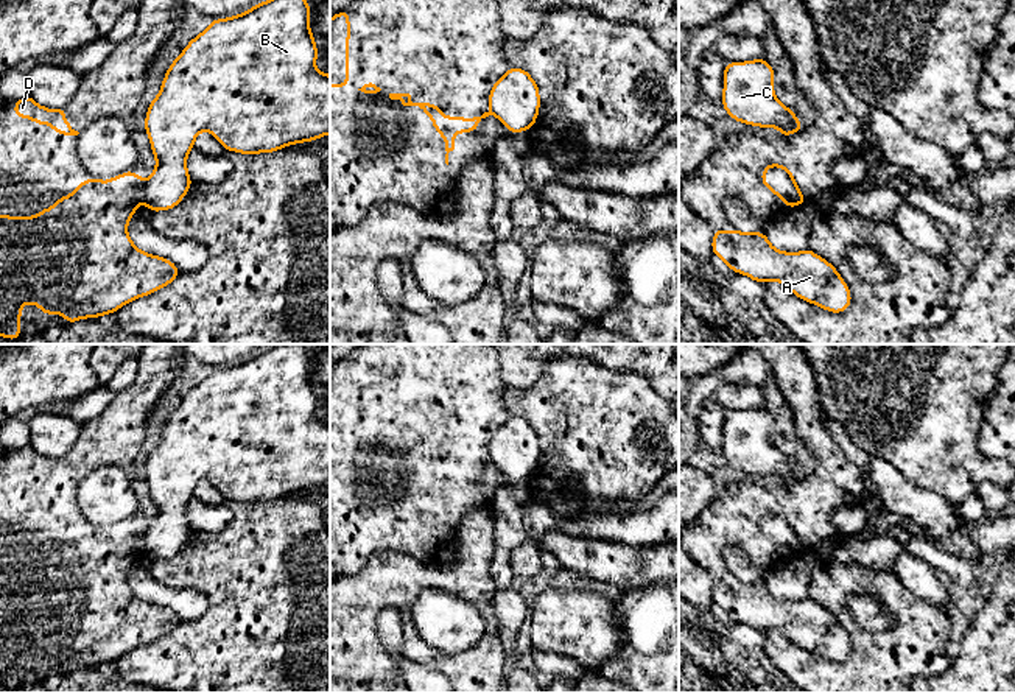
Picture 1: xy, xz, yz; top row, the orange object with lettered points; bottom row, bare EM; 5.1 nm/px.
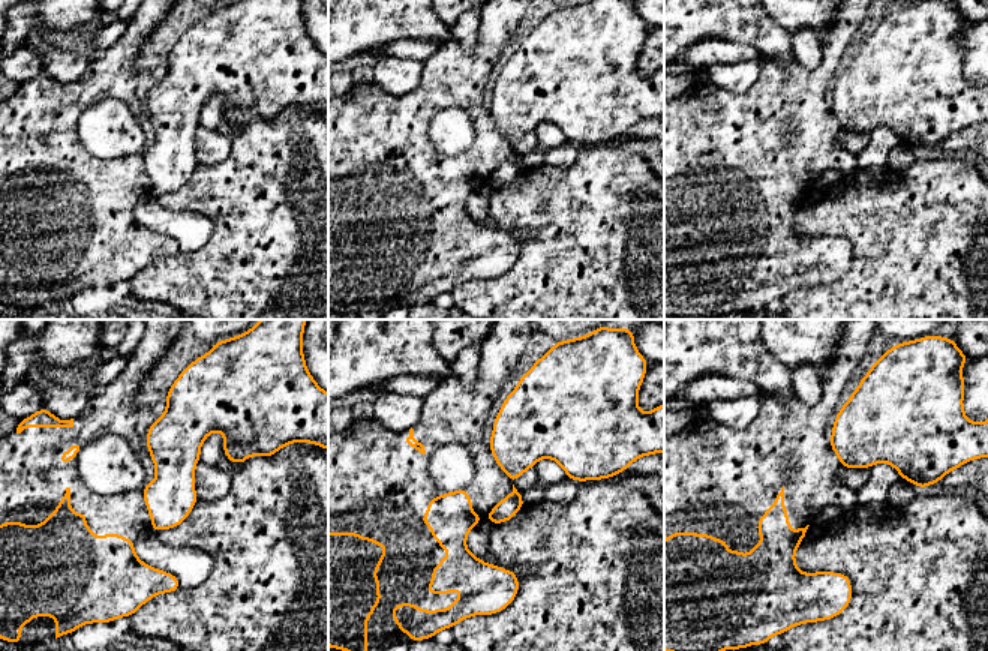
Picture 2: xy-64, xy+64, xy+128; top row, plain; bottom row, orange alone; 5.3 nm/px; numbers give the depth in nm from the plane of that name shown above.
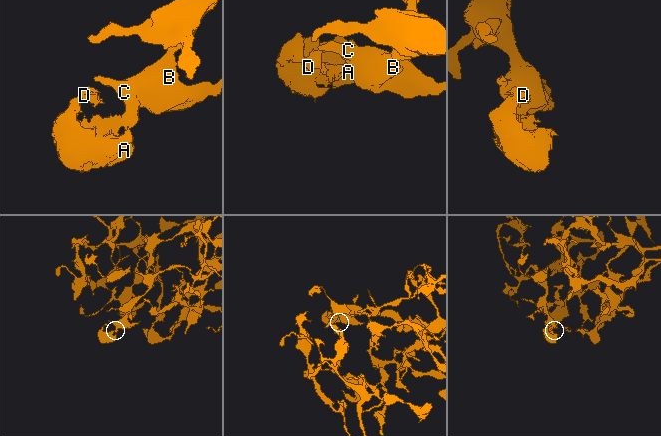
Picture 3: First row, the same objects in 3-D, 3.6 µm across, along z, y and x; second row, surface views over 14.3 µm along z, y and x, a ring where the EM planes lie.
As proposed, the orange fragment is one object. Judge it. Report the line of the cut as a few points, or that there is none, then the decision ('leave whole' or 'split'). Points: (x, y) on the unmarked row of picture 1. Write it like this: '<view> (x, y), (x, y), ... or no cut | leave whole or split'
xy (145, 531), (142, 548) | split

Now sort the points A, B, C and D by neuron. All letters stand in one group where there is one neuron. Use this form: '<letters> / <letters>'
A D / B C

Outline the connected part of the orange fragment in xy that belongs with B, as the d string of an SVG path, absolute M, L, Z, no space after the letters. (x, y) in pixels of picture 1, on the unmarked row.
M276 344L238 364L213 368L171 411L160 441L148 455L143 477L156 506L156 517L142 537L151 562L174 558L193 534L187 506L201 480L209 480L224 498L249 506L330 483L330 424L316 419L319 399L310 378L310 361L304 344Z

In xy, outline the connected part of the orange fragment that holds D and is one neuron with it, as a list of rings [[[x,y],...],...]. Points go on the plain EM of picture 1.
[[[33,445],[14,450],[14,464],[17,467],[31,467],[36,473],[50,473],[61,484],[78,484],[79,481],[65,470],[65,455],[50,458],[40,455]]]

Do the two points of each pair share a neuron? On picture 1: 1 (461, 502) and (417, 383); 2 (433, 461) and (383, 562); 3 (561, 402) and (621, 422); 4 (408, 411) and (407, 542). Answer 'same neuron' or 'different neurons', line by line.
1: same neuron
2: different neurons
3: same neuron
4: same neuron

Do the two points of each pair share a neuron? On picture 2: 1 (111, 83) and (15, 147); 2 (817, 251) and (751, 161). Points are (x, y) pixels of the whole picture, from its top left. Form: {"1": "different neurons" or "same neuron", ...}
{"1": "same neuron", "2": "same neuron"}

